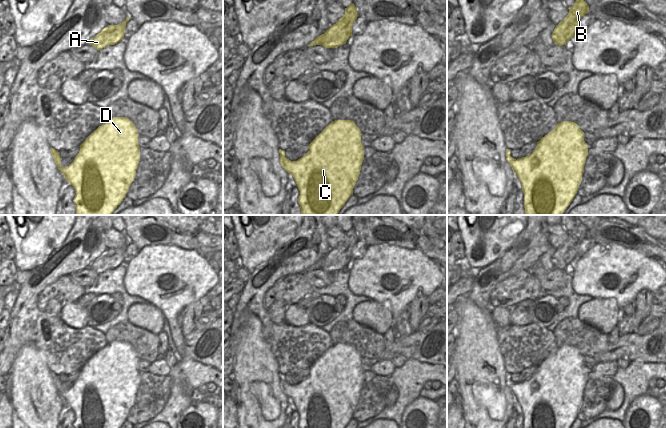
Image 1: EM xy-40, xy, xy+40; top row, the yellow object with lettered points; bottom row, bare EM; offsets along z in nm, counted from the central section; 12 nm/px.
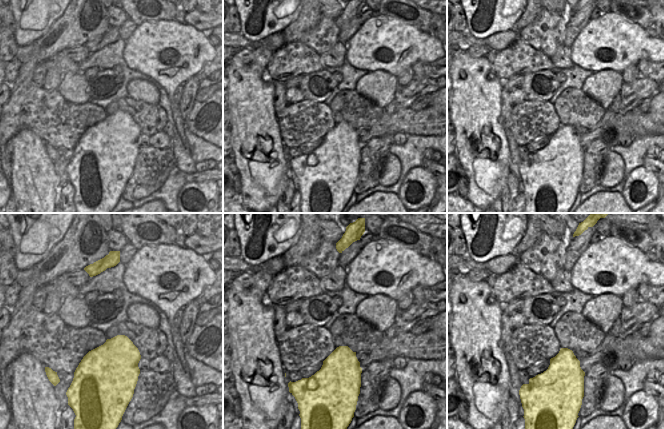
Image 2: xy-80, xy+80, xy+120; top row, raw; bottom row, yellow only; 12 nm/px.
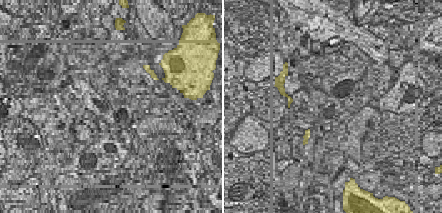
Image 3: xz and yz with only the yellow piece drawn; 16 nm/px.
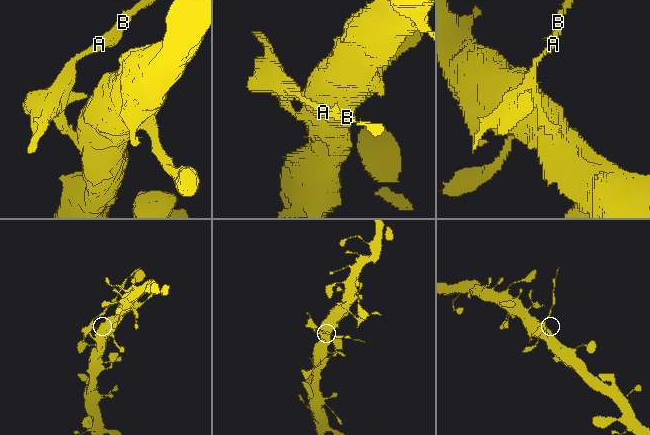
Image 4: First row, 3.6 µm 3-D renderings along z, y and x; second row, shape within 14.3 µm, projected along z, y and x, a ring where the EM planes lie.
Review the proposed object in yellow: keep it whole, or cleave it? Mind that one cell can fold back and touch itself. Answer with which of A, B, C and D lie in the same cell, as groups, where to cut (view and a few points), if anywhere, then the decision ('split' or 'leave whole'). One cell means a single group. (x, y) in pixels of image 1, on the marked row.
A B / C D; cut in xy along (284, 156), (284, 162), (281, 165); split

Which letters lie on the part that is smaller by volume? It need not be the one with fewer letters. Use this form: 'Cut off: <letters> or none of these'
Cut off: A, B

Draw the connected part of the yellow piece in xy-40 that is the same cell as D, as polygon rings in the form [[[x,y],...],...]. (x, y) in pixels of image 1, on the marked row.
[[[113,117],[86,138],[69,166],[62,168],[60,158],[57,167],[76,191],[73,200],[76,215],[111,215],[121,204],[134,181],[140,161],[138,137],[132,121],[125,117]]]

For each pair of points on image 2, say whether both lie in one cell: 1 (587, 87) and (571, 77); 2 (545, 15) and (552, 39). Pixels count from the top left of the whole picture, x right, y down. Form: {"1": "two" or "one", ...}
{"1": "two", "2": "one"}

